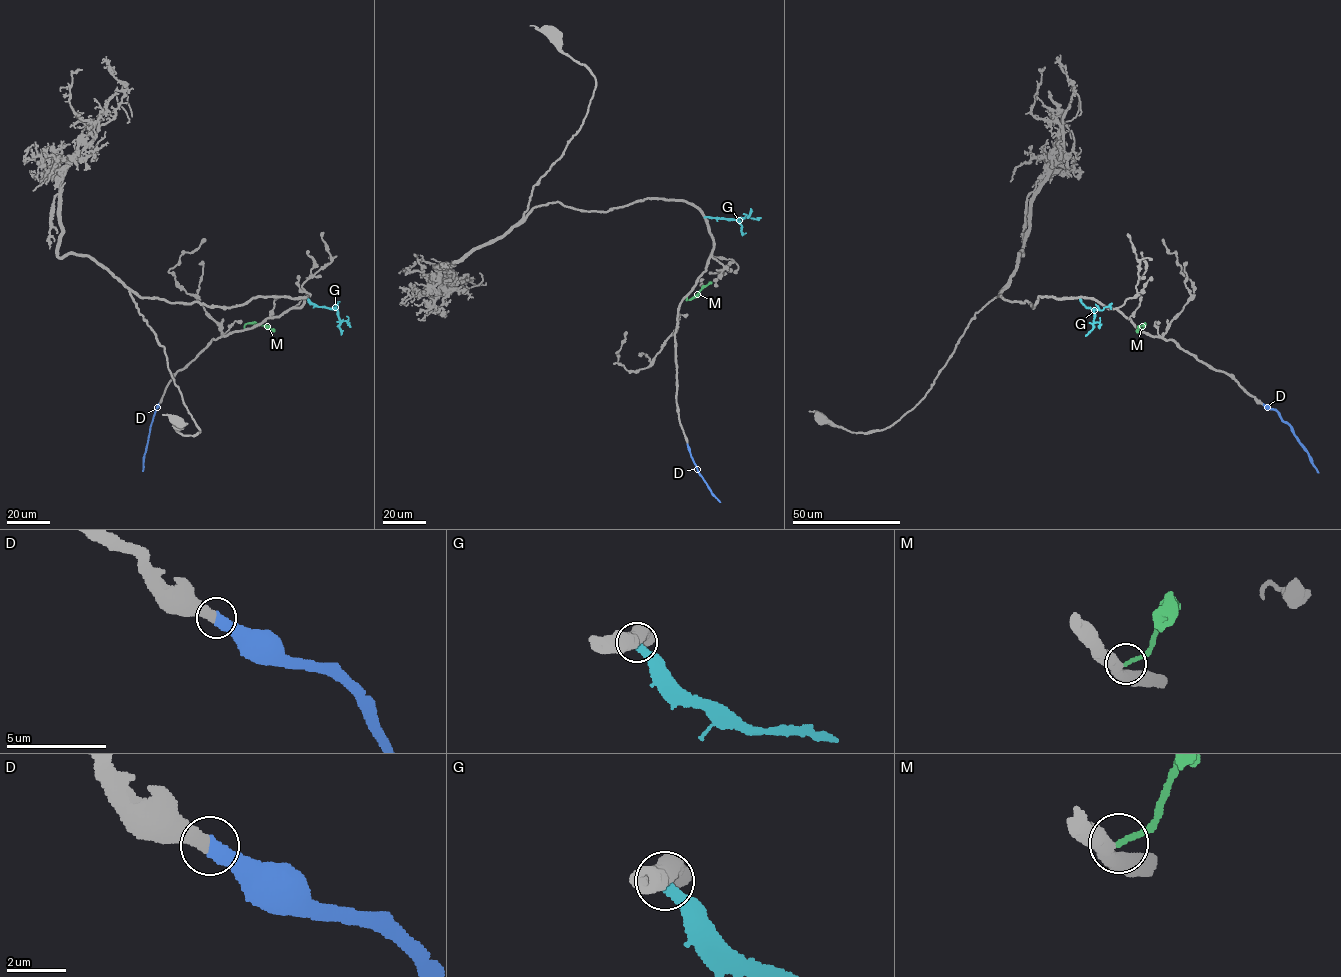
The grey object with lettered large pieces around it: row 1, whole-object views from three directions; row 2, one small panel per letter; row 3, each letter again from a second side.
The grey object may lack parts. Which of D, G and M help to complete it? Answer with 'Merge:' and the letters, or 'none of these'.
Merge: D, M

